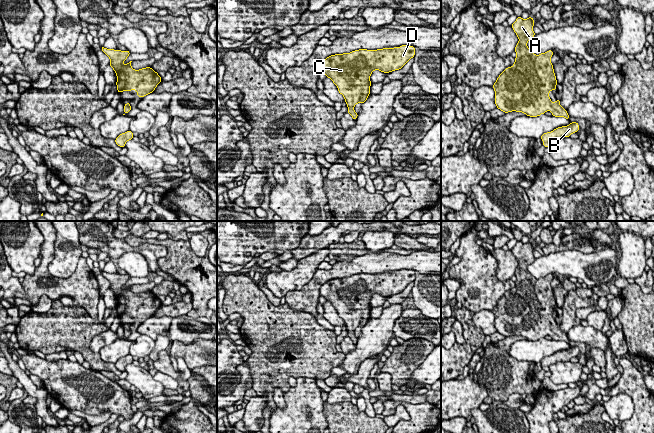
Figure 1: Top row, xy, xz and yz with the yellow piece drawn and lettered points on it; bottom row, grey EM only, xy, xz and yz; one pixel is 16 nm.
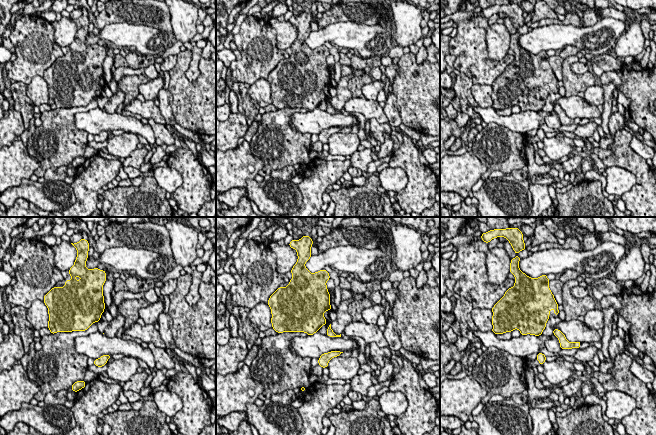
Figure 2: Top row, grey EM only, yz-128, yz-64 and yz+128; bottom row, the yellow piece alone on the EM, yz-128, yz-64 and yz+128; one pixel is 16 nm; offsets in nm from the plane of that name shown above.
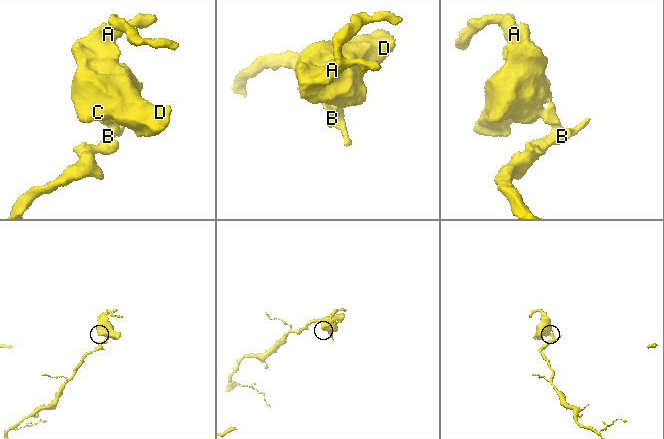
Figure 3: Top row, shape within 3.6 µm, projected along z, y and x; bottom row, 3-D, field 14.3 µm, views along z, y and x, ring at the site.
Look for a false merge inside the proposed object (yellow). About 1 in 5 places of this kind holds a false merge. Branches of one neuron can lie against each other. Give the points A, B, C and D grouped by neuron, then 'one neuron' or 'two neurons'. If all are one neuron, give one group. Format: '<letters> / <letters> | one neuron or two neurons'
A B C D | one neuron

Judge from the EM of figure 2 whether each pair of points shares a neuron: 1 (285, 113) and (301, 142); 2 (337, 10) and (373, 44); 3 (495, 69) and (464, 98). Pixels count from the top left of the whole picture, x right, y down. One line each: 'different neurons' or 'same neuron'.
1: same neuron
2: different neurons
3: different neurons

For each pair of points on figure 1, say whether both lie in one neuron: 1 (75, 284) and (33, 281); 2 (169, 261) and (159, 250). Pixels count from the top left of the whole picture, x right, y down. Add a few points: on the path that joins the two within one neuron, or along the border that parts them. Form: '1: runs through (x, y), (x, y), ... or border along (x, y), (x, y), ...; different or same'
1: runs through (64, 287), (43, 287); same
2: border along (162, 244), (167, 253), (158, 260), (158, 267); different

